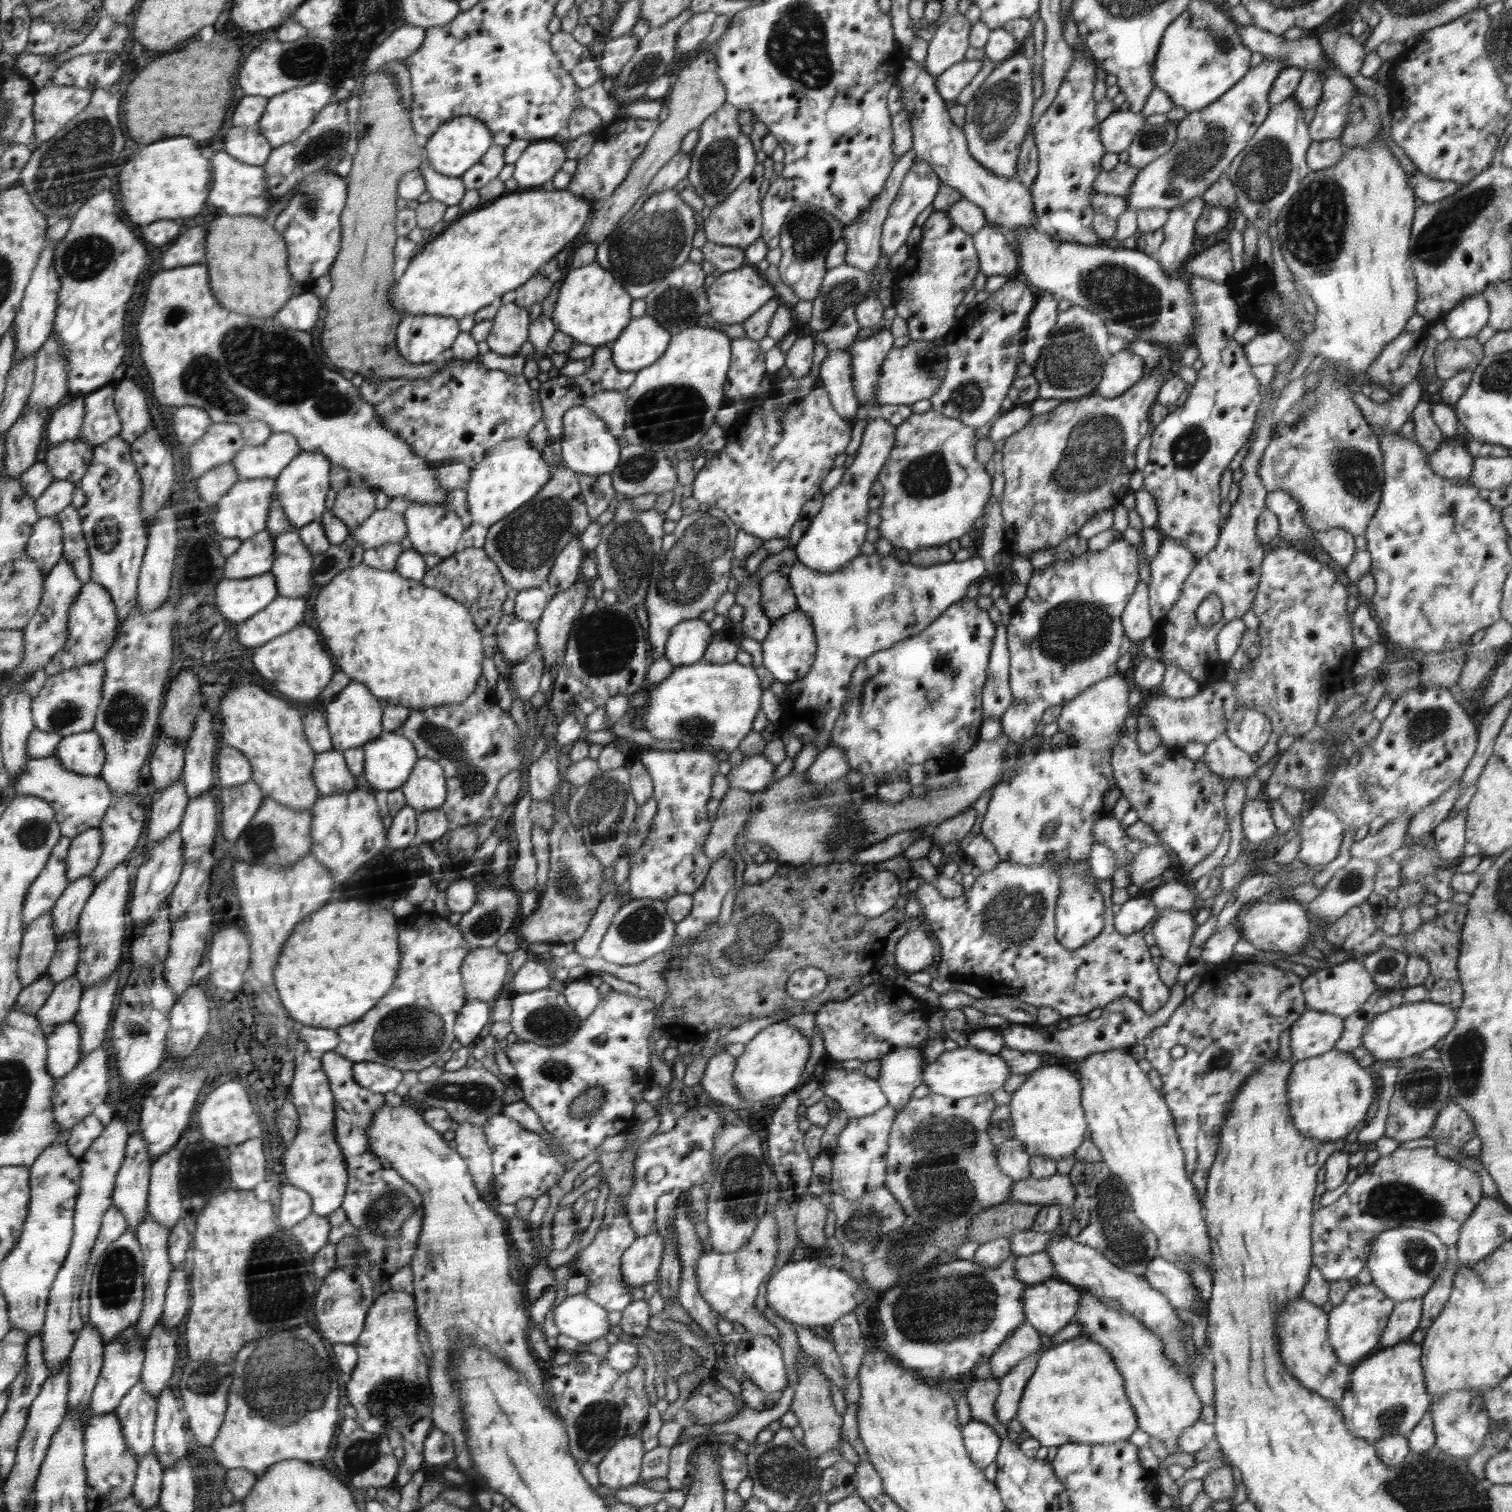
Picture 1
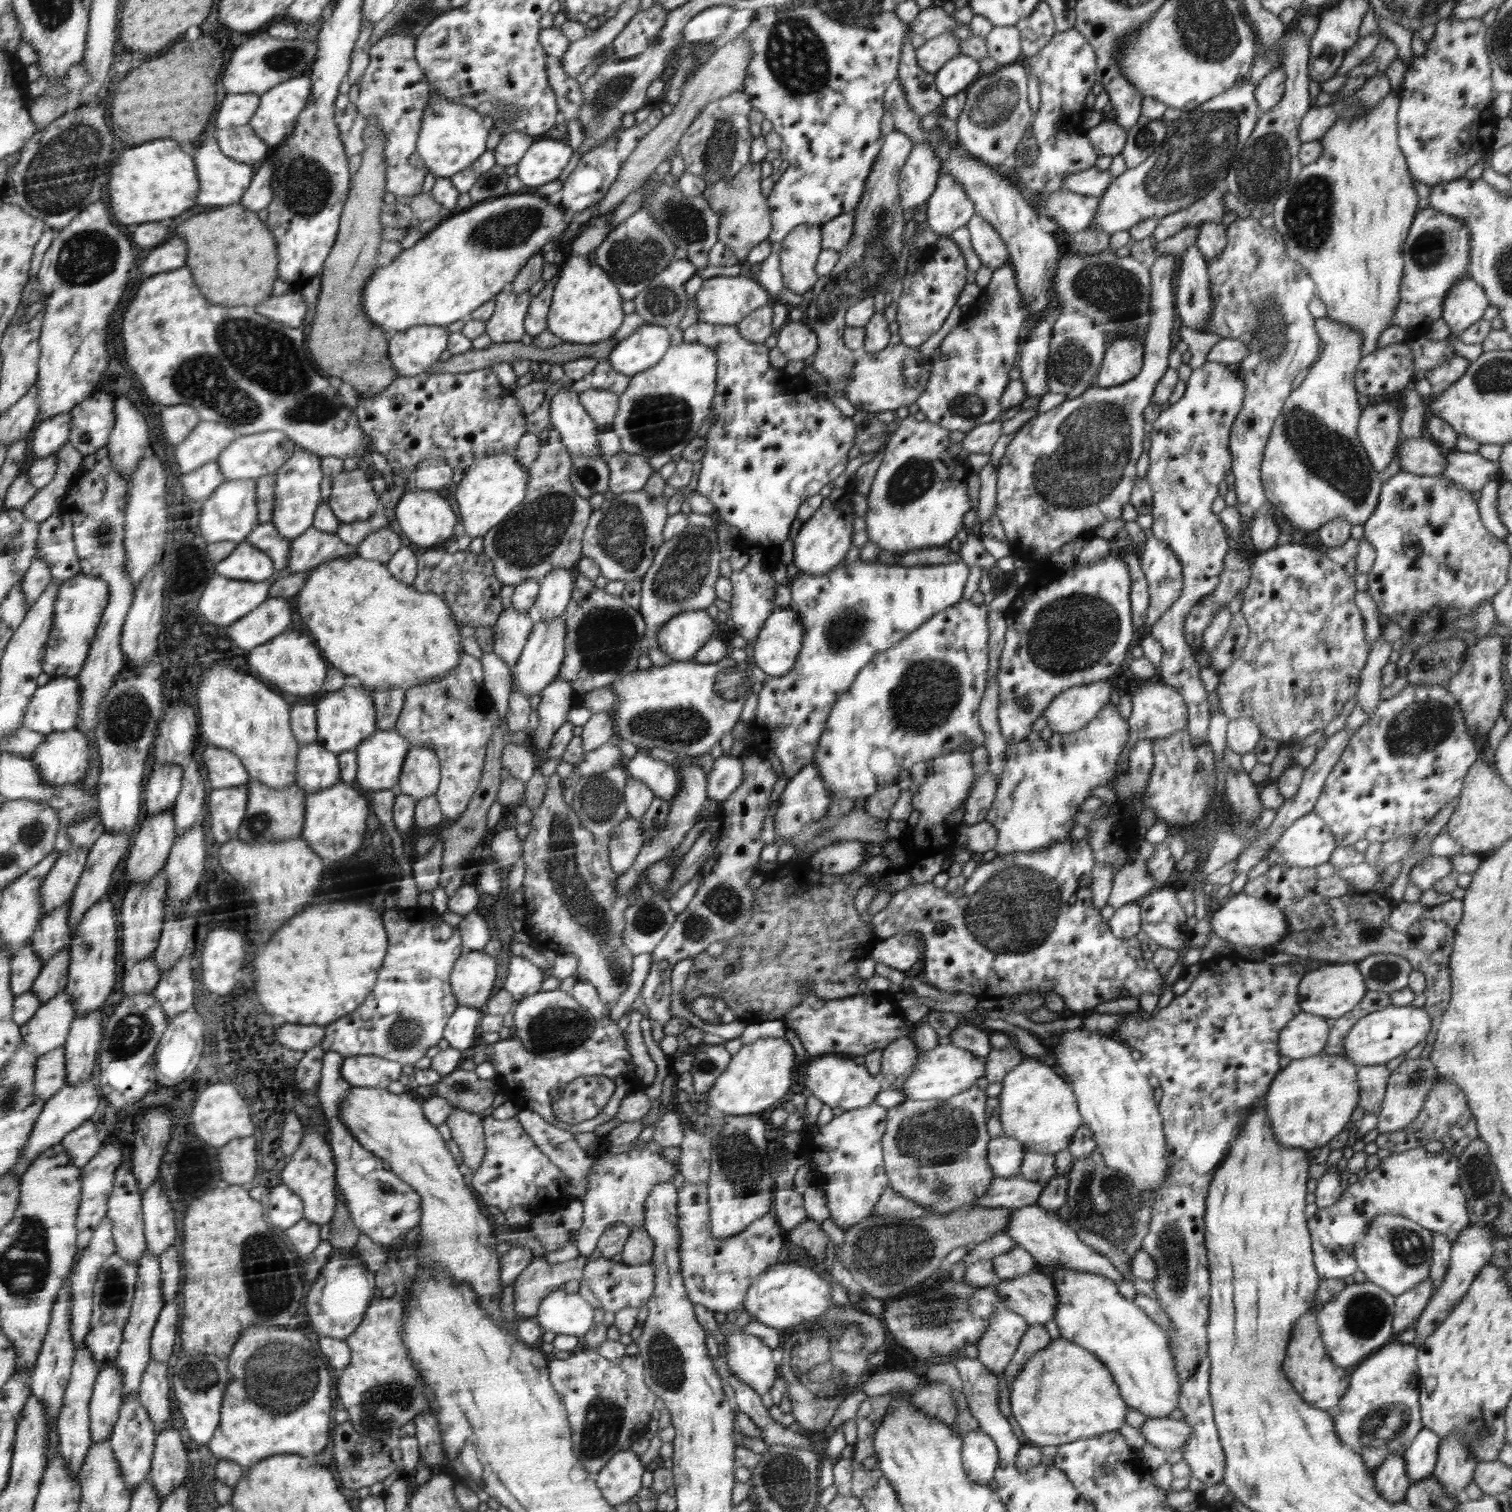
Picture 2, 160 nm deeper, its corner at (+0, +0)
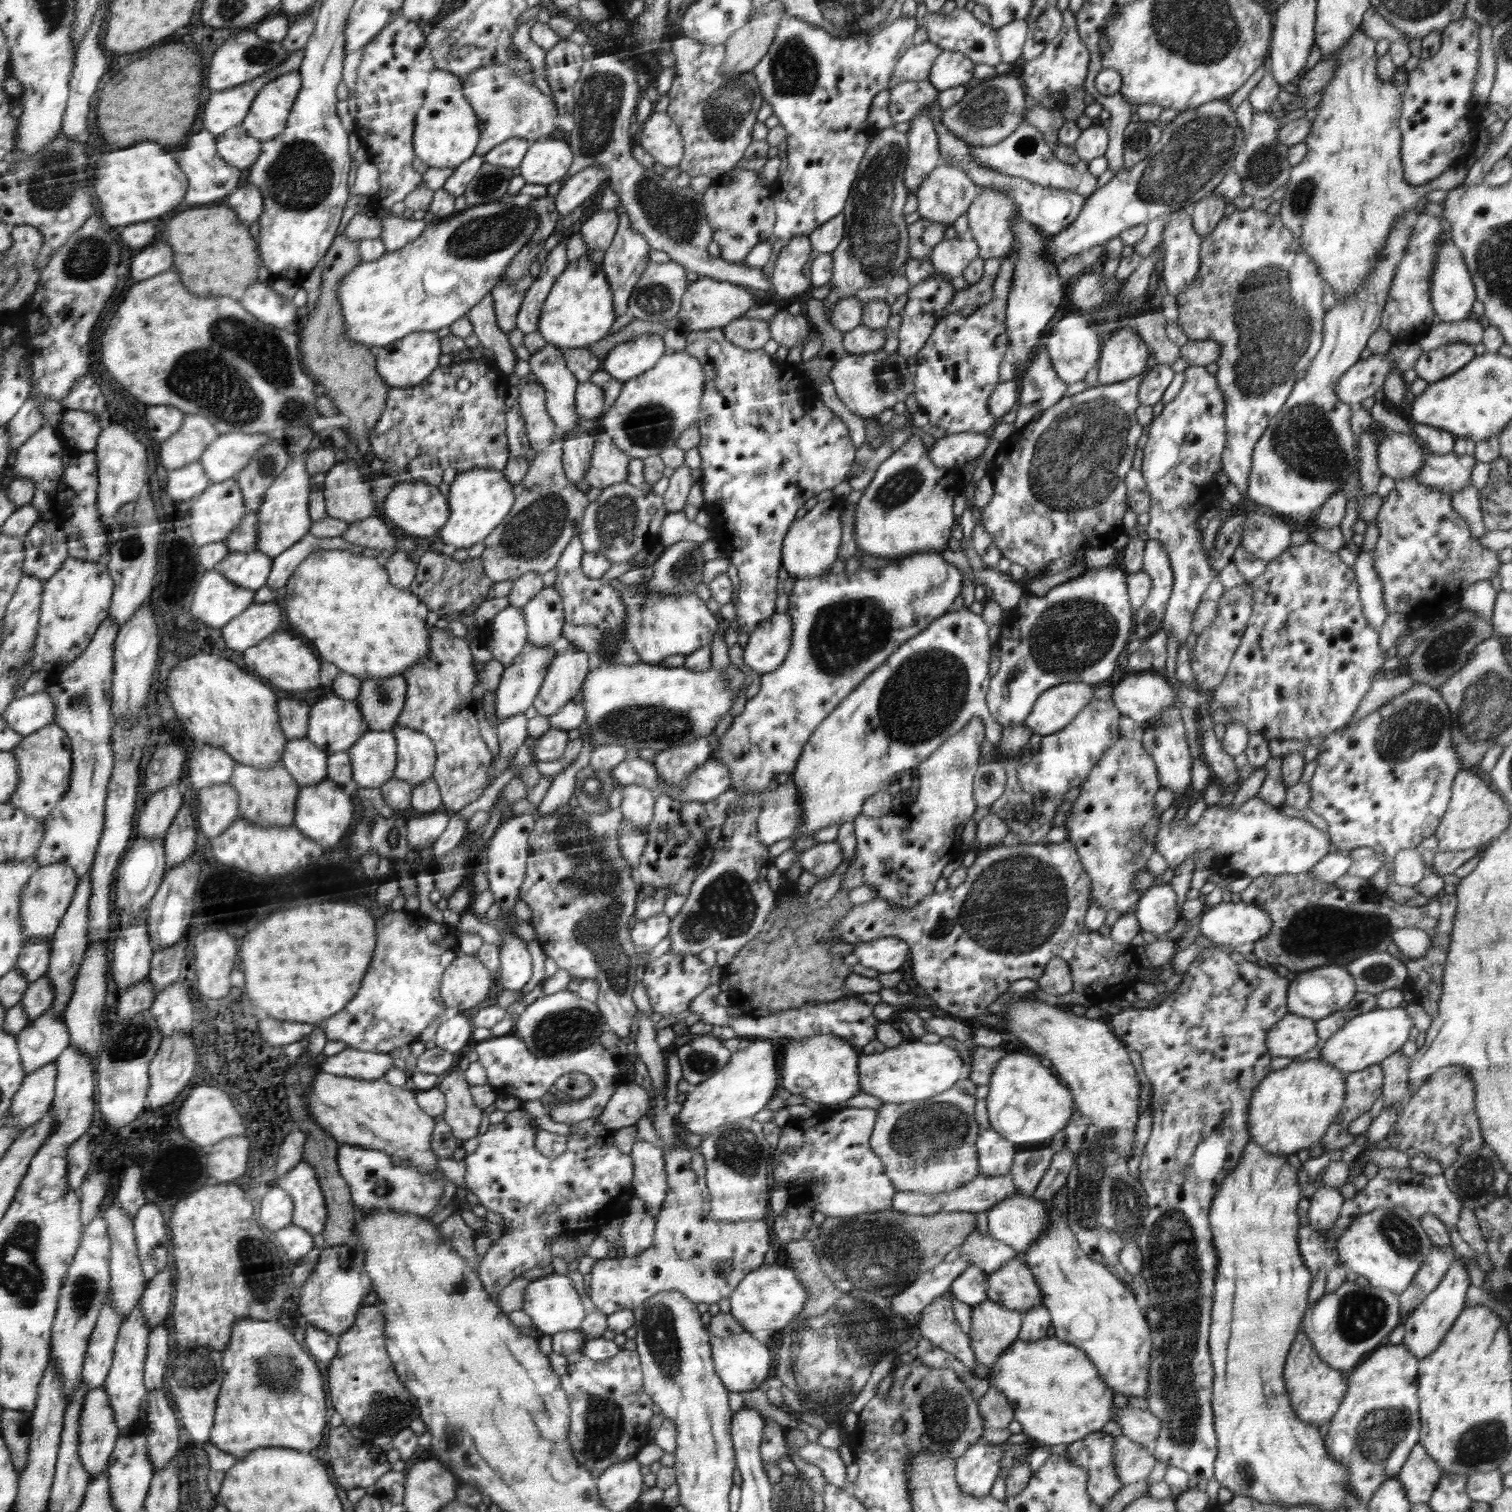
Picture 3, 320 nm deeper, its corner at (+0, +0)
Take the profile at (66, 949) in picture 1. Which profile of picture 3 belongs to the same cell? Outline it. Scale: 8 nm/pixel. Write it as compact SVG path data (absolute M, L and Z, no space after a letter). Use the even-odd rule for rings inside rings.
M44 974L38 980L29 983L20 1003L24 1006L30 1020L36 1020L51 1008L55 996L56 991L54 991L52 978L49 978L48 974Z

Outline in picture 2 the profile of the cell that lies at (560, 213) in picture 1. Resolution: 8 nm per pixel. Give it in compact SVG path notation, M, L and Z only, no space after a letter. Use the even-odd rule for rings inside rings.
M506 194L501 197L488 199L479 202L476 206L468 207L463 210L456 210L451 216L442 220L442 222L432 229L425 237L421 237L421 240L416 245L403 250L391 263L381 264L380 268L374 272L366 290L364 290L364 305L366 315L368 315L370 323L376 325L376 327L382 327L386 330L386 334L394 334L400 331L404 331L414 326L448 326L454 323L464 316L469 316L474 310L478 309L485 304L486 301L494 300L498 293L502 292L502 288L506 284L514 282L515 278L520 274L520 270L528 264L530 258L536 256L538 250L542 250L542 246L548 242L548 240L556 240L564 230L568 228L568 222L564 222L562 218L562 212L558 206L552 206L544 200L544 196L539 194Z

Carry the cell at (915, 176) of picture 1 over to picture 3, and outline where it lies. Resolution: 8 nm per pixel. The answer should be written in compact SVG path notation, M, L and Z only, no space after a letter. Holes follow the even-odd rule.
M924 109L909 120L910 130L907 133L909 151L904 175L908 194L910 192L915 194L928 173L942 163L938 137L929 116L931 114Z

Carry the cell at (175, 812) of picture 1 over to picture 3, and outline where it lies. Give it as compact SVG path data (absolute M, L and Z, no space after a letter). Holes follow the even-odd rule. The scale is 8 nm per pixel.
M136 836L134 842L131 843L130 850L122 858L118 870L115 903L121 910L120 920L125 921L130 916L137 916L147 908L149 902L156 896L168 870L165 857L165 839L144 839Z

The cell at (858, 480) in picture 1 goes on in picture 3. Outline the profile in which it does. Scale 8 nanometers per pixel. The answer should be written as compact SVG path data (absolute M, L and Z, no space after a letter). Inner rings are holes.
M831 497L825 501L818 501L816 506L809 510L798 522L794 522L794 530L790 530L790 538L786 538L786 572L792 578L806 578L810 576L824 575L830 570L830 566L838 558L838 548L840 548L840 536L842 536L842 526L840 526L840 508L845 503L838 497Z

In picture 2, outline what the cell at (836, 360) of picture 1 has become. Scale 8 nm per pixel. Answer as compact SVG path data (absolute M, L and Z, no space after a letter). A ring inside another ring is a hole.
M898 130L884 137L875 164L866 177L860 202L854 210L851 239L839 252L840 260L832 272L819 276L814 290L811 290L813 295L807 303L806 325L817 335L813 368L829 381L832 388L848 387L859 357L843 344L846 311L861 300L873 298L890 284L892 276L896 274L902 248L906 245L903 236L906 222L899 197L899 172L914 145L910 137Z

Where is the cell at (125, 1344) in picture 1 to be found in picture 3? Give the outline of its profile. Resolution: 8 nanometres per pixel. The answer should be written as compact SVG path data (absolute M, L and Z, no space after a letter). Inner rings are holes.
M104 1385L89 1390L81 1414L79 1444L81 1462L90 1474L89 1482L108 1469L119 1434Z

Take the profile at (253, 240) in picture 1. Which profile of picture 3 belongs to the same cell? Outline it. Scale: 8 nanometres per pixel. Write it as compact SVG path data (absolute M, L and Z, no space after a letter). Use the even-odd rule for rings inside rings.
M215 204L214 206L200 206L200 208L190 208L190 210L184 210L180 214L176 214L162 230L162 242L170 242L170 246L174 246L174 250L178 250L178 266L174 266L174 270L180 270L180 275L184 285L194 294L202 295L203 297L230 297L240 300L240 297L244 296L246 289L258 282L257 267L260 267L260 243L254 241L250 237L250 224L243 222L238 217L237 211L232 210L230 206L225 204Z

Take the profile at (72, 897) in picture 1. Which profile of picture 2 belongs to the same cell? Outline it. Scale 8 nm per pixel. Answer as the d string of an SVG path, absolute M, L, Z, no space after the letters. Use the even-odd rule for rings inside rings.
M69 901L52 913L42 916L37 929L29 938L29 945L36 957L44 961L44 965L58 952L69 947L72 940L69 924Z

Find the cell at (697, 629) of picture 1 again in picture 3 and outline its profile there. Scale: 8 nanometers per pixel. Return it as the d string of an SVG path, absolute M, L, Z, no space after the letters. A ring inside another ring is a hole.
M645 583L629 584L622 590L629 608L625 642L632 644L642 663L659 664L670 655L687 655L712 642L718 620L698 595L653 595Z

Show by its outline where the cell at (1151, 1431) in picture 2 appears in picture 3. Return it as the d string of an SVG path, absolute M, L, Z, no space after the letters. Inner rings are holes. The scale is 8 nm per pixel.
M1127 1405L1122 1408L1114 1407L1111 1413L1111 1421L1118 1423L1122 1429L1122 1435L1132 1442L1144 1446L1155 1442L1155 1438L1160 1434L1162 1421L1150 1411Z

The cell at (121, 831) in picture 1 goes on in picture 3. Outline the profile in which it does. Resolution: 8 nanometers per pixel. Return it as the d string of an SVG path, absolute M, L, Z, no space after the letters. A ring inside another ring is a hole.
M90 873L80 878L77 885L77 891L73 896L72 904L69 905L68 912L61 918L61 924L58 925L56 936L50 942L52 944L52 958L45 974L52 978L54 983L54 991L56 996L51 1009L56 1011L58 1015L64 1015L64 1011L68 1008L70 999L73 997L76 988L77 974L81 970L86 950L89 949L89 906L93 895L93 876Z

